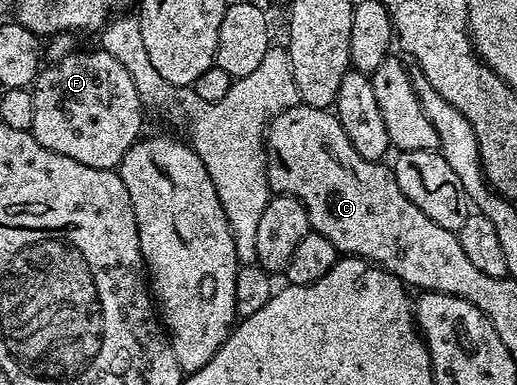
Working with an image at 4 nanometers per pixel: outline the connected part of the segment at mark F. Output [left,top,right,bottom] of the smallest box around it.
[30,51,146,170]

